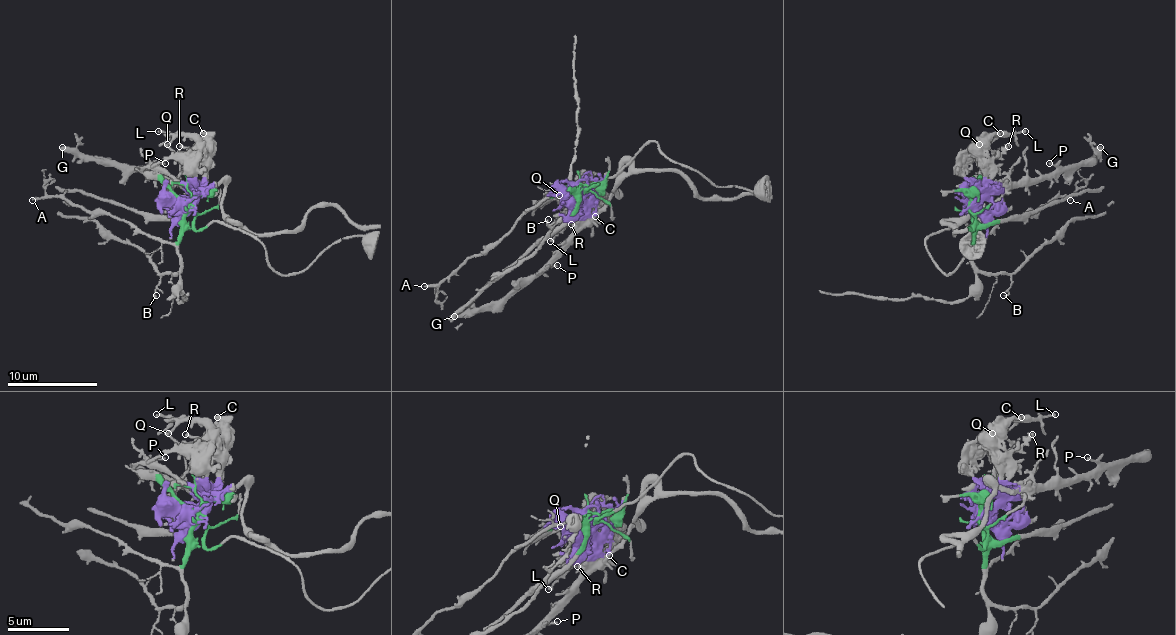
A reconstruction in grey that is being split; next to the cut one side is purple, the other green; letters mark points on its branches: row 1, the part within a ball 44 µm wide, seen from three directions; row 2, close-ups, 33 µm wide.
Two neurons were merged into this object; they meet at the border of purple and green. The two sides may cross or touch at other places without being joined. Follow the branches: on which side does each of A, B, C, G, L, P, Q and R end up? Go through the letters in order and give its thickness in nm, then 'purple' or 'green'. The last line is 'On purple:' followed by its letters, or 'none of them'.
A: calibre 200 nm; green
B: calibre 130 nm; green
C: calibre 320 nm; purple
G: calibre 480 nm; purple
L: calibre 180 nm; purple
P: calibre 160 nm; purple
Q: calibre 140 nm; purple
R: calibre 200 nm; purple
On purple: C, G, L, P, Q, R

